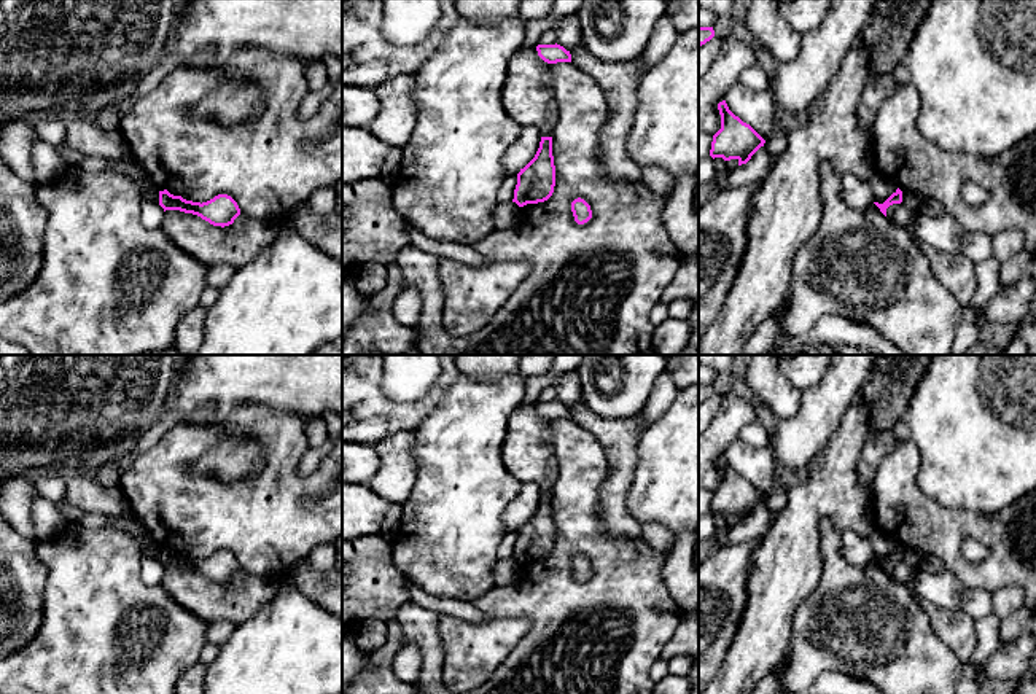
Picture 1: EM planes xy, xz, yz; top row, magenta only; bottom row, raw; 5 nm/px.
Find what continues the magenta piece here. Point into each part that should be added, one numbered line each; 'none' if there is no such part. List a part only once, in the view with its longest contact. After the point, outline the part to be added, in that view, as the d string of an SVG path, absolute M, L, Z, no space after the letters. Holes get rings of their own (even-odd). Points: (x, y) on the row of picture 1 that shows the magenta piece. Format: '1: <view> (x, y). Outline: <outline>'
none

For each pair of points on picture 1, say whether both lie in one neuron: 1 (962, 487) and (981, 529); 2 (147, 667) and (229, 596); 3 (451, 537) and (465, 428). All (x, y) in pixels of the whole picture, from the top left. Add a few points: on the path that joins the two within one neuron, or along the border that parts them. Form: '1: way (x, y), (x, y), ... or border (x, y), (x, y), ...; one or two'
1: border (934, 499), (949, 506), (985, 513), (1008, 506); two
2: border (172, 597), (207, 624); two
3: way (455, 510), (460, 495), (460, 456); one

